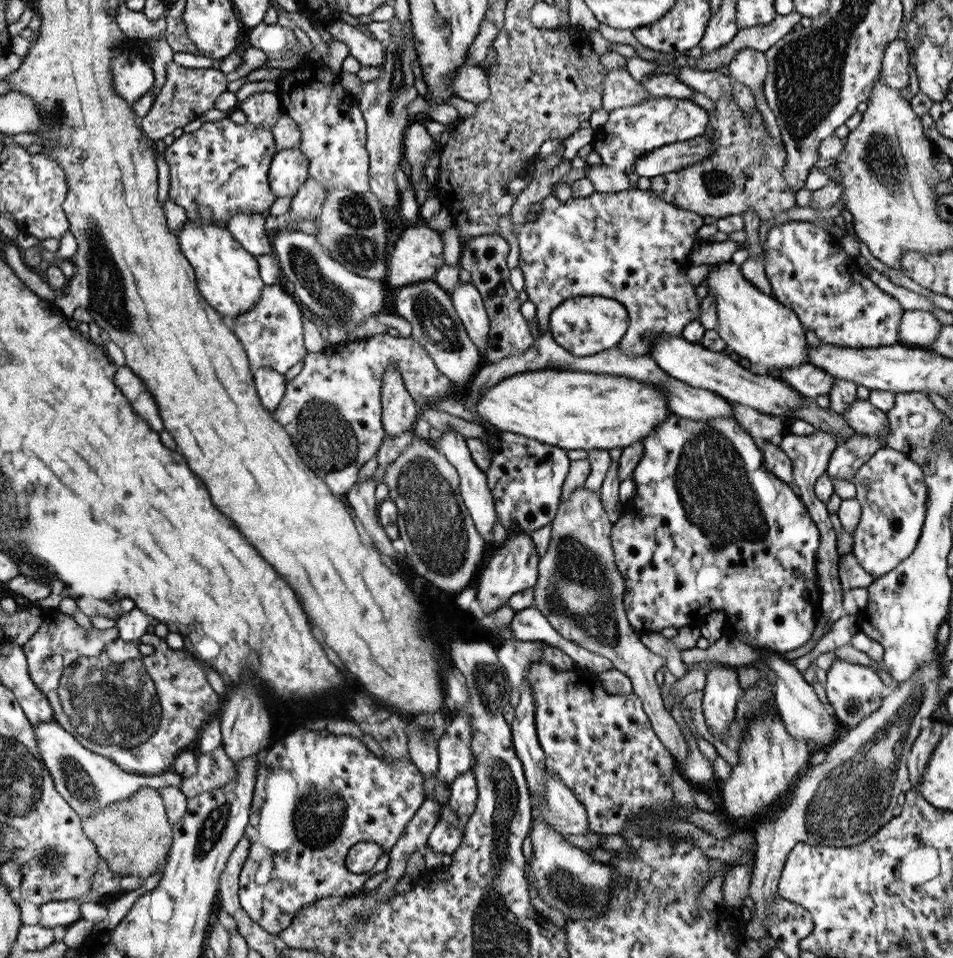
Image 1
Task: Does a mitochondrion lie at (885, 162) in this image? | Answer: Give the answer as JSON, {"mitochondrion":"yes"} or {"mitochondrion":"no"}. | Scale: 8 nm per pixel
{"mitochondrion":"yes"}

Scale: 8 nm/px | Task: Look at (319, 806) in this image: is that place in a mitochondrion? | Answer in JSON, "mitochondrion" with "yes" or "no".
{"mitochondrion":"yes"}

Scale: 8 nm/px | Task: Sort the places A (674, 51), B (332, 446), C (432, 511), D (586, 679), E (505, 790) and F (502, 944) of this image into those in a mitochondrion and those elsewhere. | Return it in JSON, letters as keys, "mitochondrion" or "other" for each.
{"A":"other","B":"mitochondrion","C":"mitochondrion","D":"other","E":"mitochondrion","F":"mitochondrion"}

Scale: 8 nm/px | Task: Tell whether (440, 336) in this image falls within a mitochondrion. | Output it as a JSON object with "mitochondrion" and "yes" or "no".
{"mitochondrion":"yes"}

